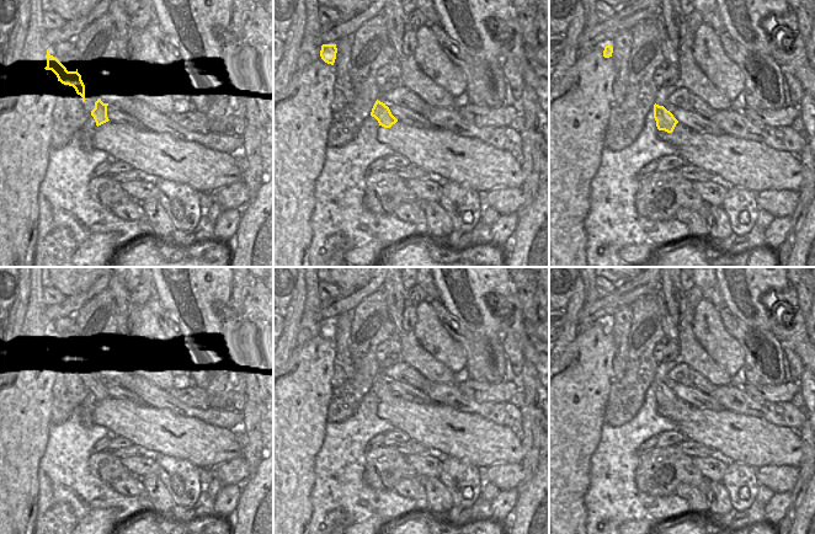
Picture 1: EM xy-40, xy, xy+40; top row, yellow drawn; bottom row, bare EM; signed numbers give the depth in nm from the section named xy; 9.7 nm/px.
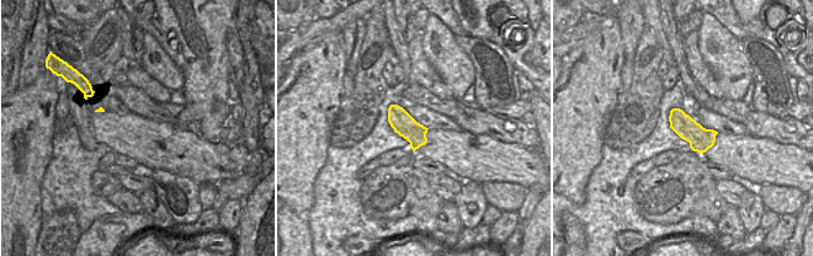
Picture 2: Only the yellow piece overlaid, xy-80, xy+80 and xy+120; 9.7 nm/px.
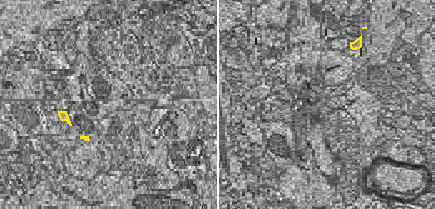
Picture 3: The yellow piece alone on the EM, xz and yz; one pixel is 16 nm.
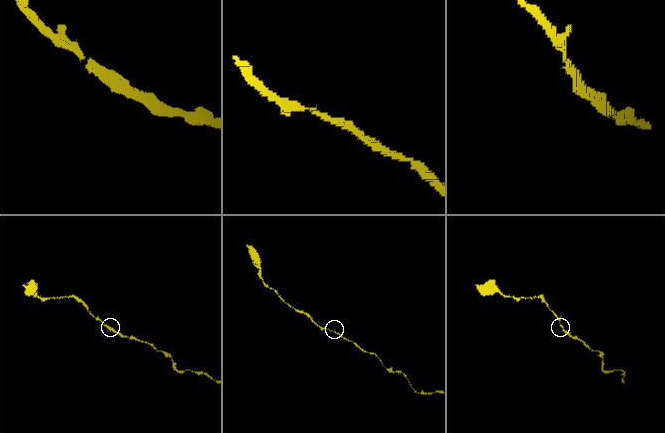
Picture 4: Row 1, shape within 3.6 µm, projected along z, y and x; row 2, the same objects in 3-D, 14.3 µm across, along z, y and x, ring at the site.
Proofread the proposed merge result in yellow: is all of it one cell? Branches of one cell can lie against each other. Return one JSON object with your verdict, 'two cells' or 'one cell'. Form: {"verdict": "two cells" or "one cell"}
{"verdict": "one cell"}

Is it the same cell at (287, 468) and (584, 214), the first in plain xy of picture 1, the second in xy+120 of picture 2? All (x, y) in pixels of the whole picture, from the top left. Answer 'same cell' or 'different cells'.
different cells

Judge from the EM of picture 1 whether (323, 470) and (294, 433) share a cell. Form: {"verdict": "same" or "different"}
{"verdict": "different"}

